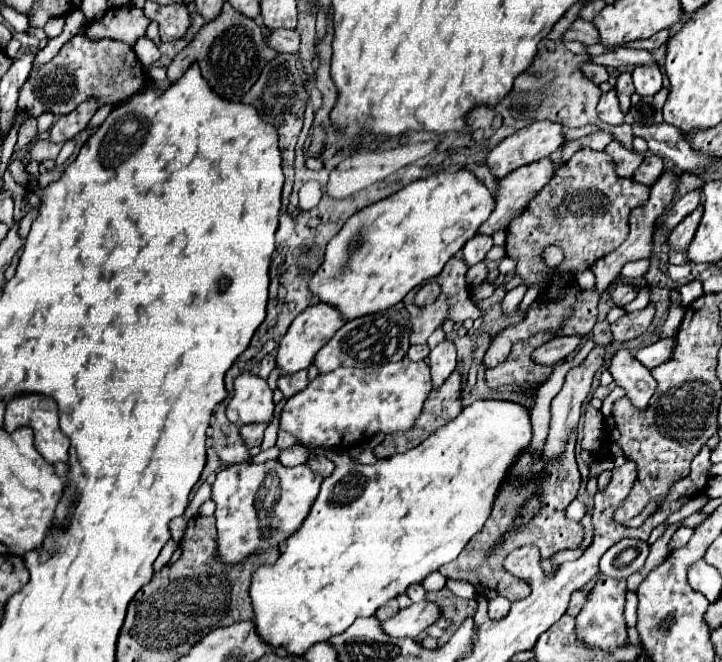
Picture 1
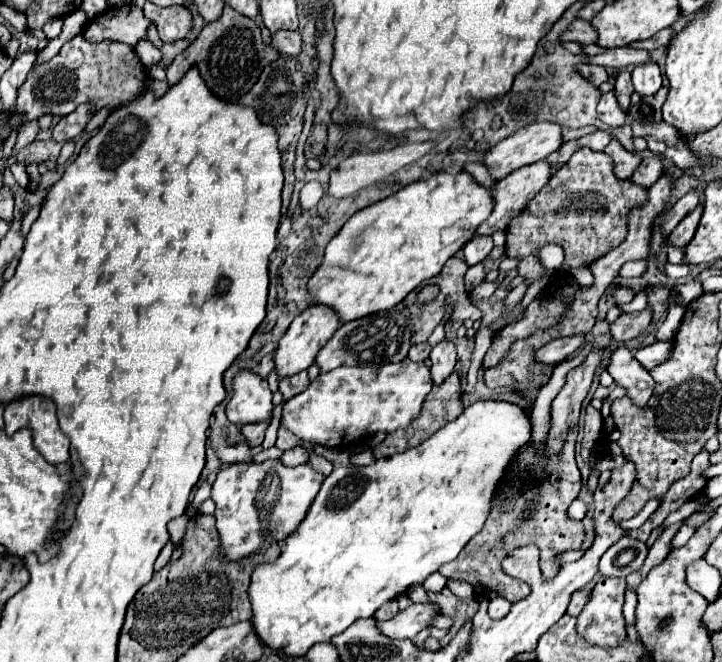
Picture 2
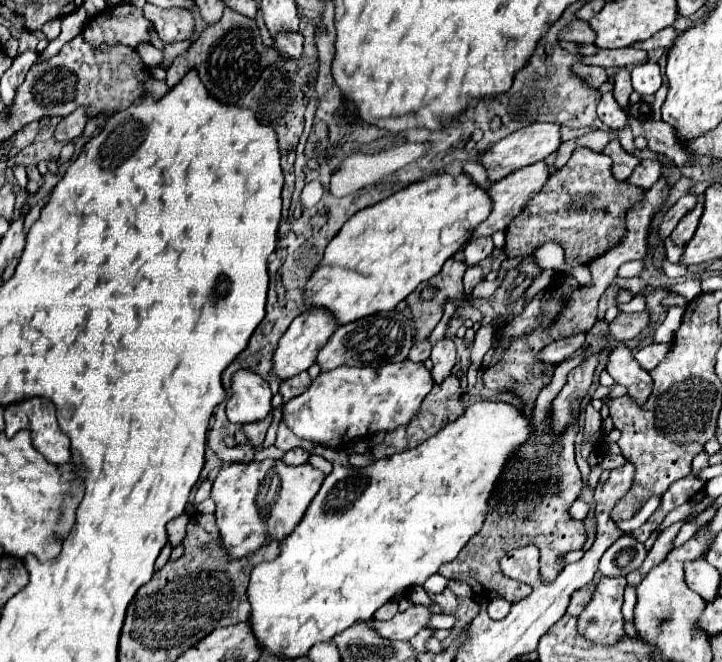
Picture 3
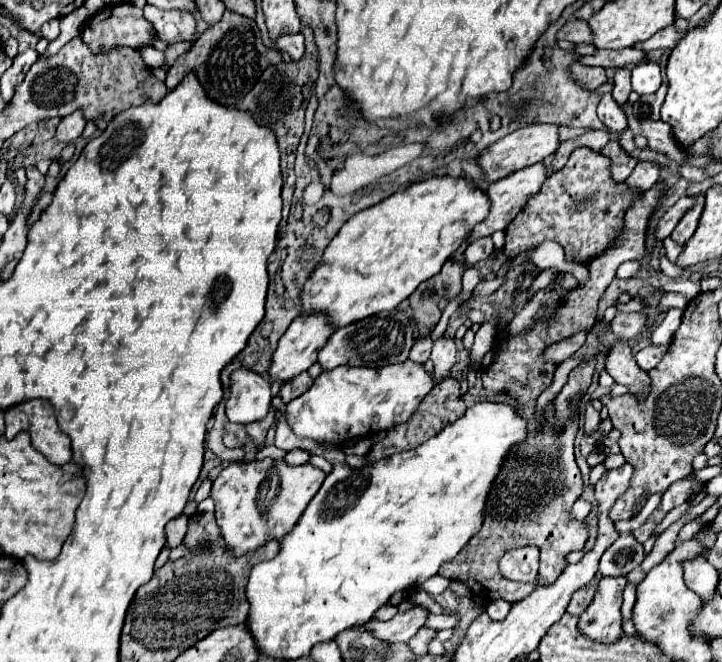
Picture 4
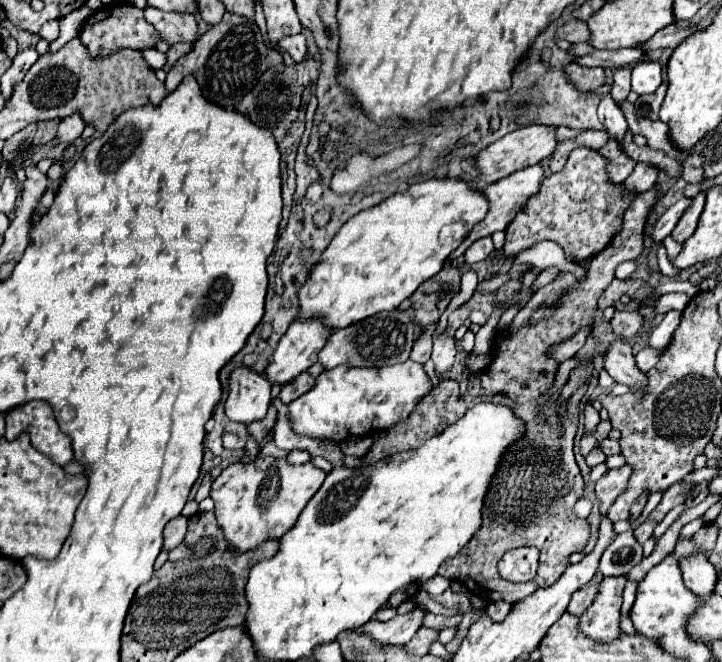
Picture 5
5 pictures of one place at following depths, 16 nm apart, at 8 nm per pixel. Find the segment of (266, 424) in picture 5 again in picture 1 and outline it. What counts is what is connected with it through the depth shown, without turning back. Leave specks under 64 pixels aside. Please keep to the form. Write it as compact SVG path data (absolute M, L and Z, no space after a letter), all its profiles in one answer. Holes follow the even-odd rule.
M248 424L248 426L240 428L240 436L242 436L244 444L248 448L252 448L252 446L260 446L264 430L266 430L266 424Z

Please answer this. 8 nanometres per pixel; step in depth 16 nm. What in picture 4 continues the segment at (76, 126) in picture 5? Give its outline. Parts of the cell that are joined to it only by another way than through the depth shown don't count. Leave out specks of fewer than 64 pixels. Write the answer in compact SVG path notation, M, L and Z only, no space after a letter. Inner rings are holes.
M80 110L80 112L72 112L70 116L66 116L66 118L60 120L54 138L56 138L58 142L68 144L68 142L76 140L76 138L82 134L84 126L86 126L86 120L84 120L84 116L82 116L82 110Z

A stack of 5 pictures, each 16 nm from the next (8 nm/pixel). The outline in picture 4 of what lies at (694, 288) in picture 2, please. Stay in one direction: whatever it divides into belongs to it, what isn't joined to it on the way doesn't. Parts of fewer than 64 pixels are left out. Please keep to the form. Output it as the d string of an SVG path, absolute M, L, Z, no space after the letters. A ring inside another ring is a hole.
M674 280L674 282L668 282L666 286L662 286L660 290L664 290L664 292L680 292L680 294L684 294L688 300L692 300L692 296L696 296L698 292L702 292L702 290L700 290L700 282L694 282L694 280L686 280L686 282Z

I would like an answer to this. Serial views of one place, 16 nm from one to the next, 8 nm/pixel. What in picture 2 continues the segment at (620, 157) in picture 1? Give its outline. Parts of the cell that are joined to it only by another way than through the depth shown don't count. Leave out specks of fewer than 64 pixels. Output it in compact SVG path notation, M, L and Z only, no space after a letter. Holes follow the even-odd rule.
M616 138L604 148L604 152L612 156L612 160L614 160L614 172L616 172L616 176L620 176L620 178L630 178L632 172L634 172L634 170L640 166L640 162L642 162L642 156L640 156L640 154L628 152Z

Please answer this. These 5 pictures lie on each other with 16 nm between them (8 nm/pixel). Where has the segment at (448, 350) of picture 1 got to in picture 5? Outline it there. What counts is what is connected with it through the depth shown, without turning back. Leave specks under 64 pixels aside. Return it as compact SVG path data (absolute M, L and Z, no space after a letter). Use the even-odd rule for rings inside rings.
M444 332L442 336L438 336L434 340L434 350L432 350L432 362L434 362L434 370L436 370L438 380L452 368L454 356L456 356L454 338Z

